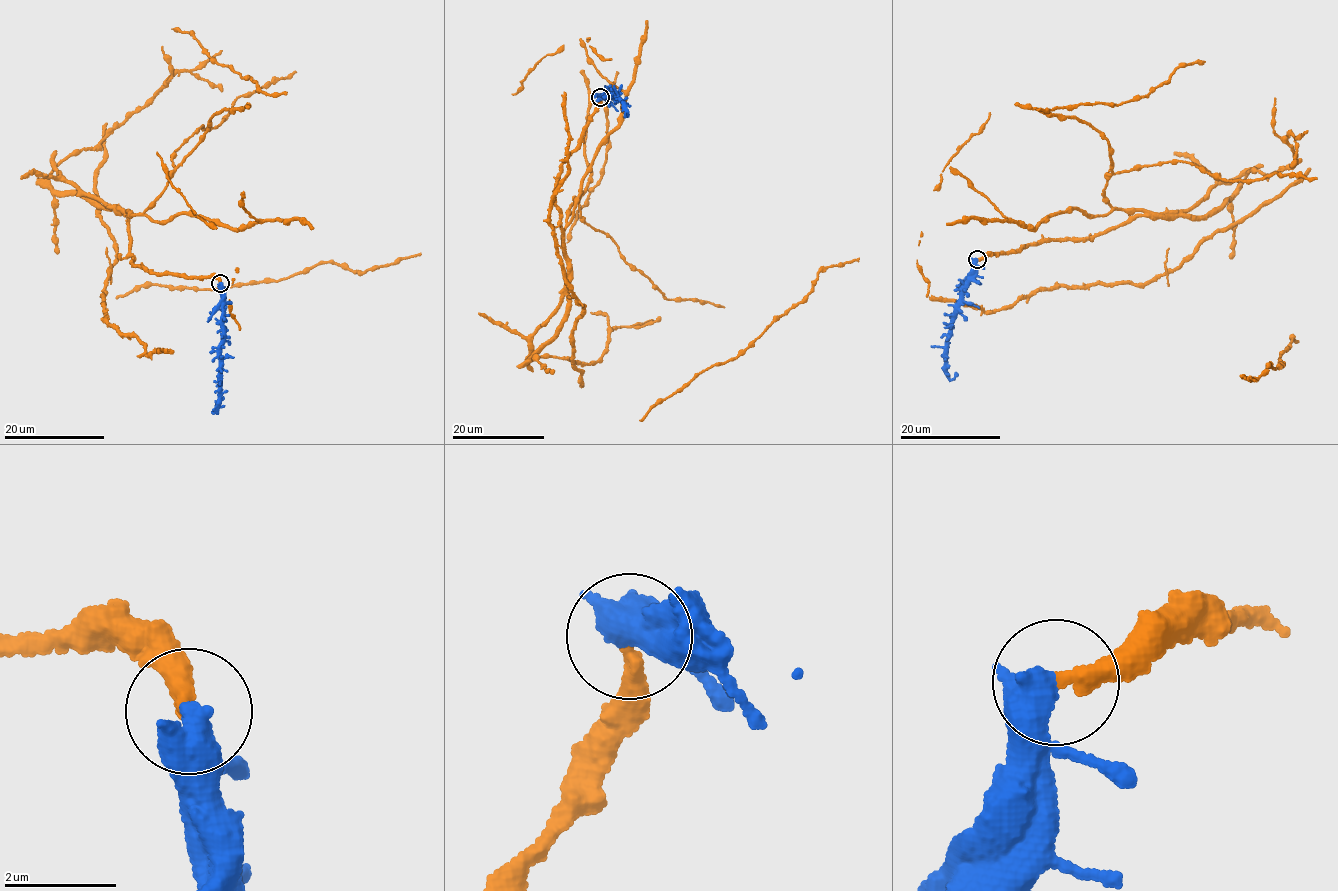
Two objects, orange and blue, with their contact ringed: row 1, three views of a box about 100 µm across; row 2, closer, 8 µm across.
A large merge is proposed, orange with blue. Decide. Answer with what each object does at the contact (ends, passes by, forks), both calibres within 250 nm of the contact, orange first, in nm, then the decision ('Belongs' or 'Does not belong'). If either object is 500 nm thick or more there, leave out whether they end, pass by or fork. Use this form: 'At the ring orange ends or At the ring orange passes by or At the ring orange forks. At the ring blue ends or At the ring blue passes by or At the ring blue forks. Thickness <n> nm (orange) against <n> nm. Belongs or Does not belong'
Thickness 280 nm (orange) against 600 nm. Does not belong

